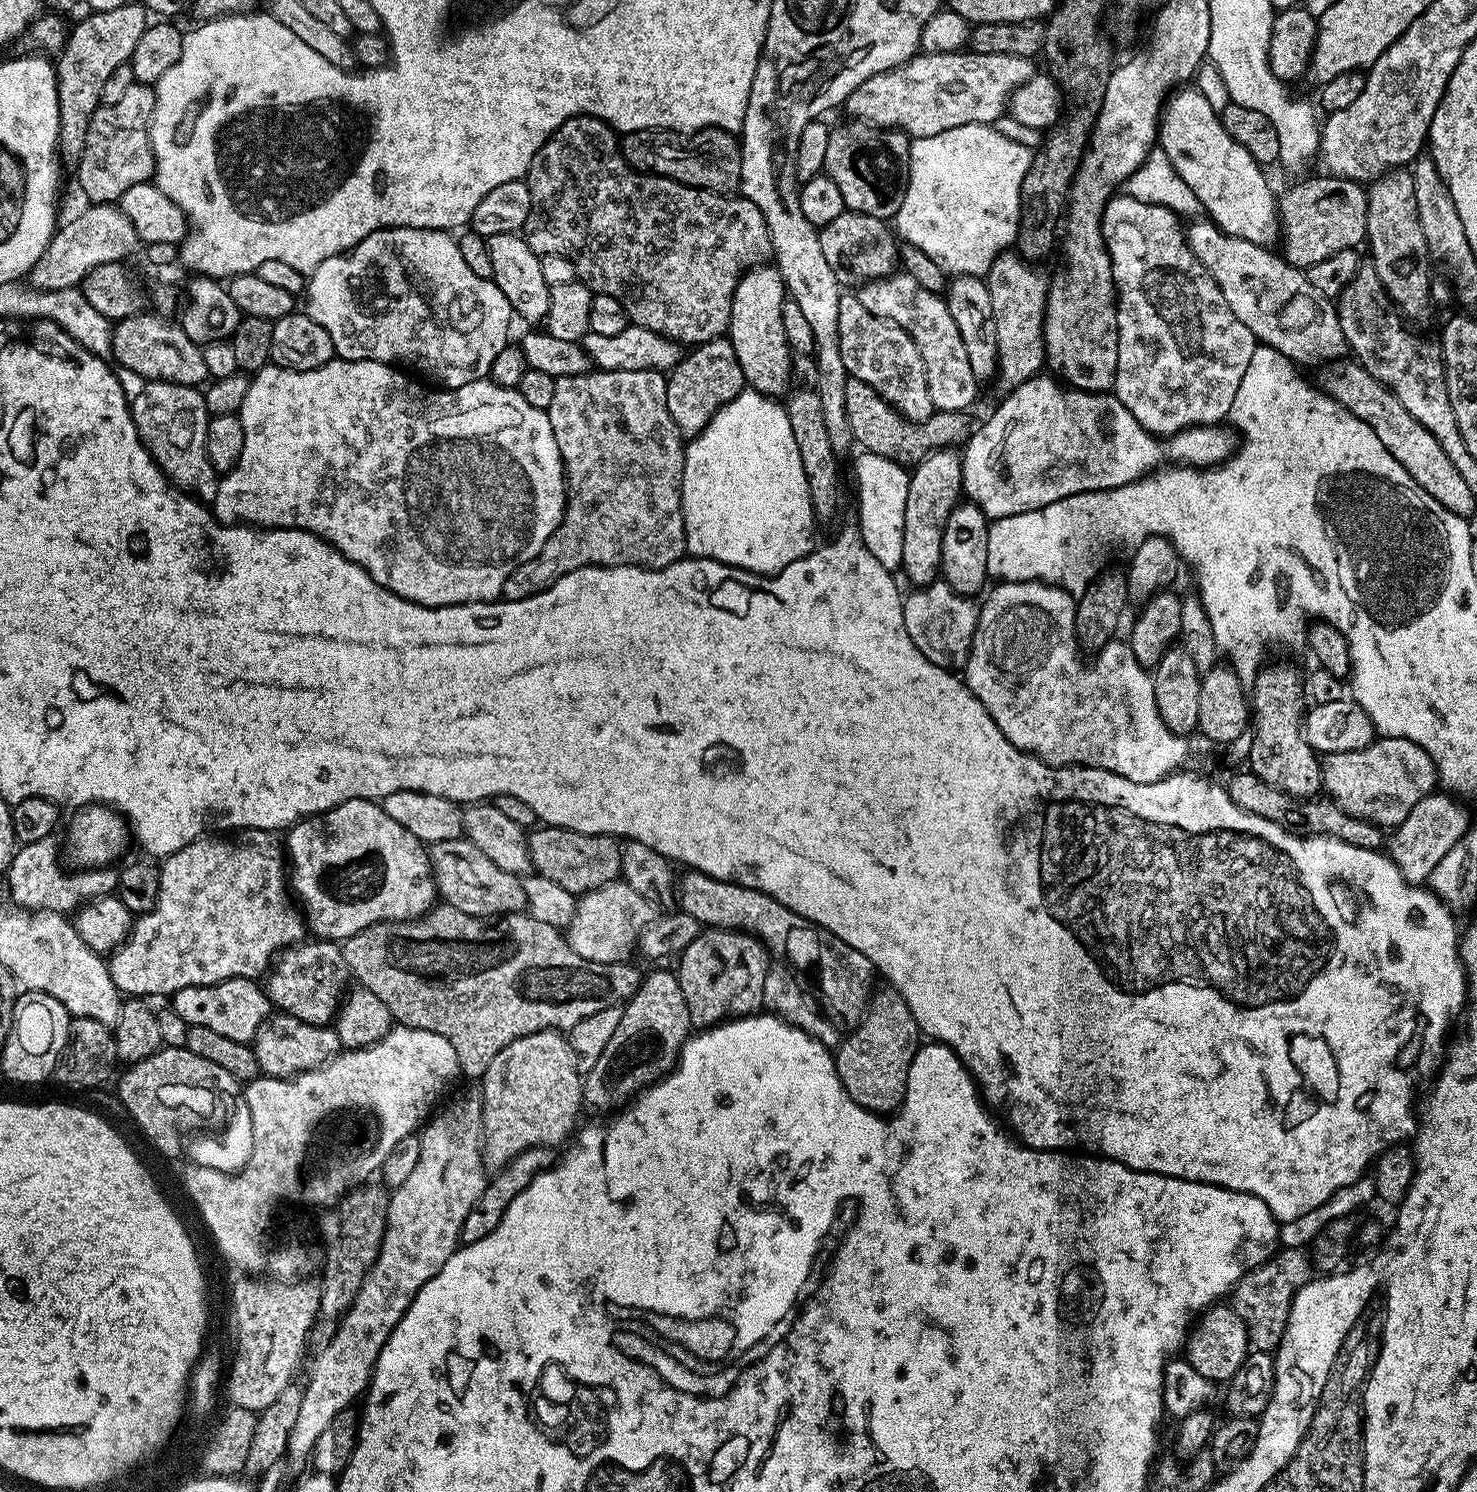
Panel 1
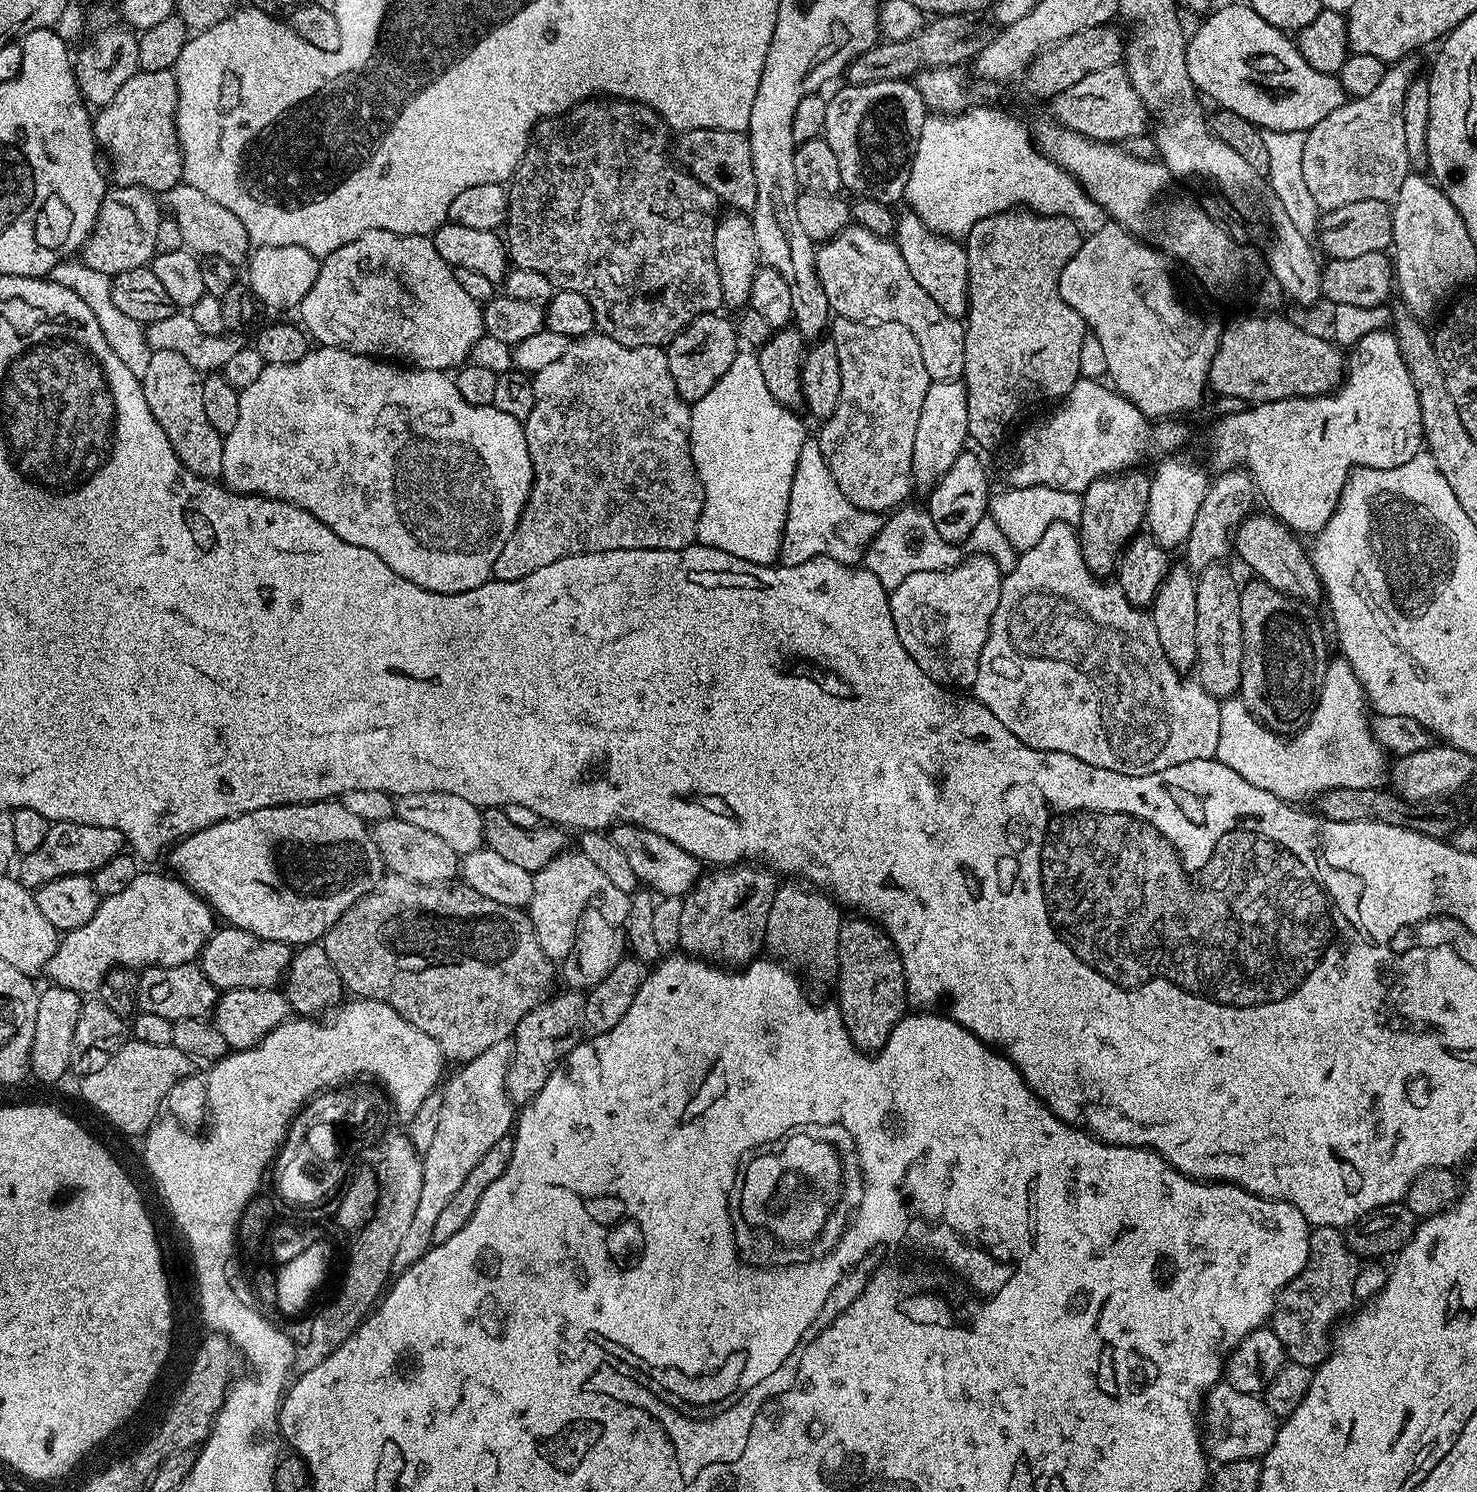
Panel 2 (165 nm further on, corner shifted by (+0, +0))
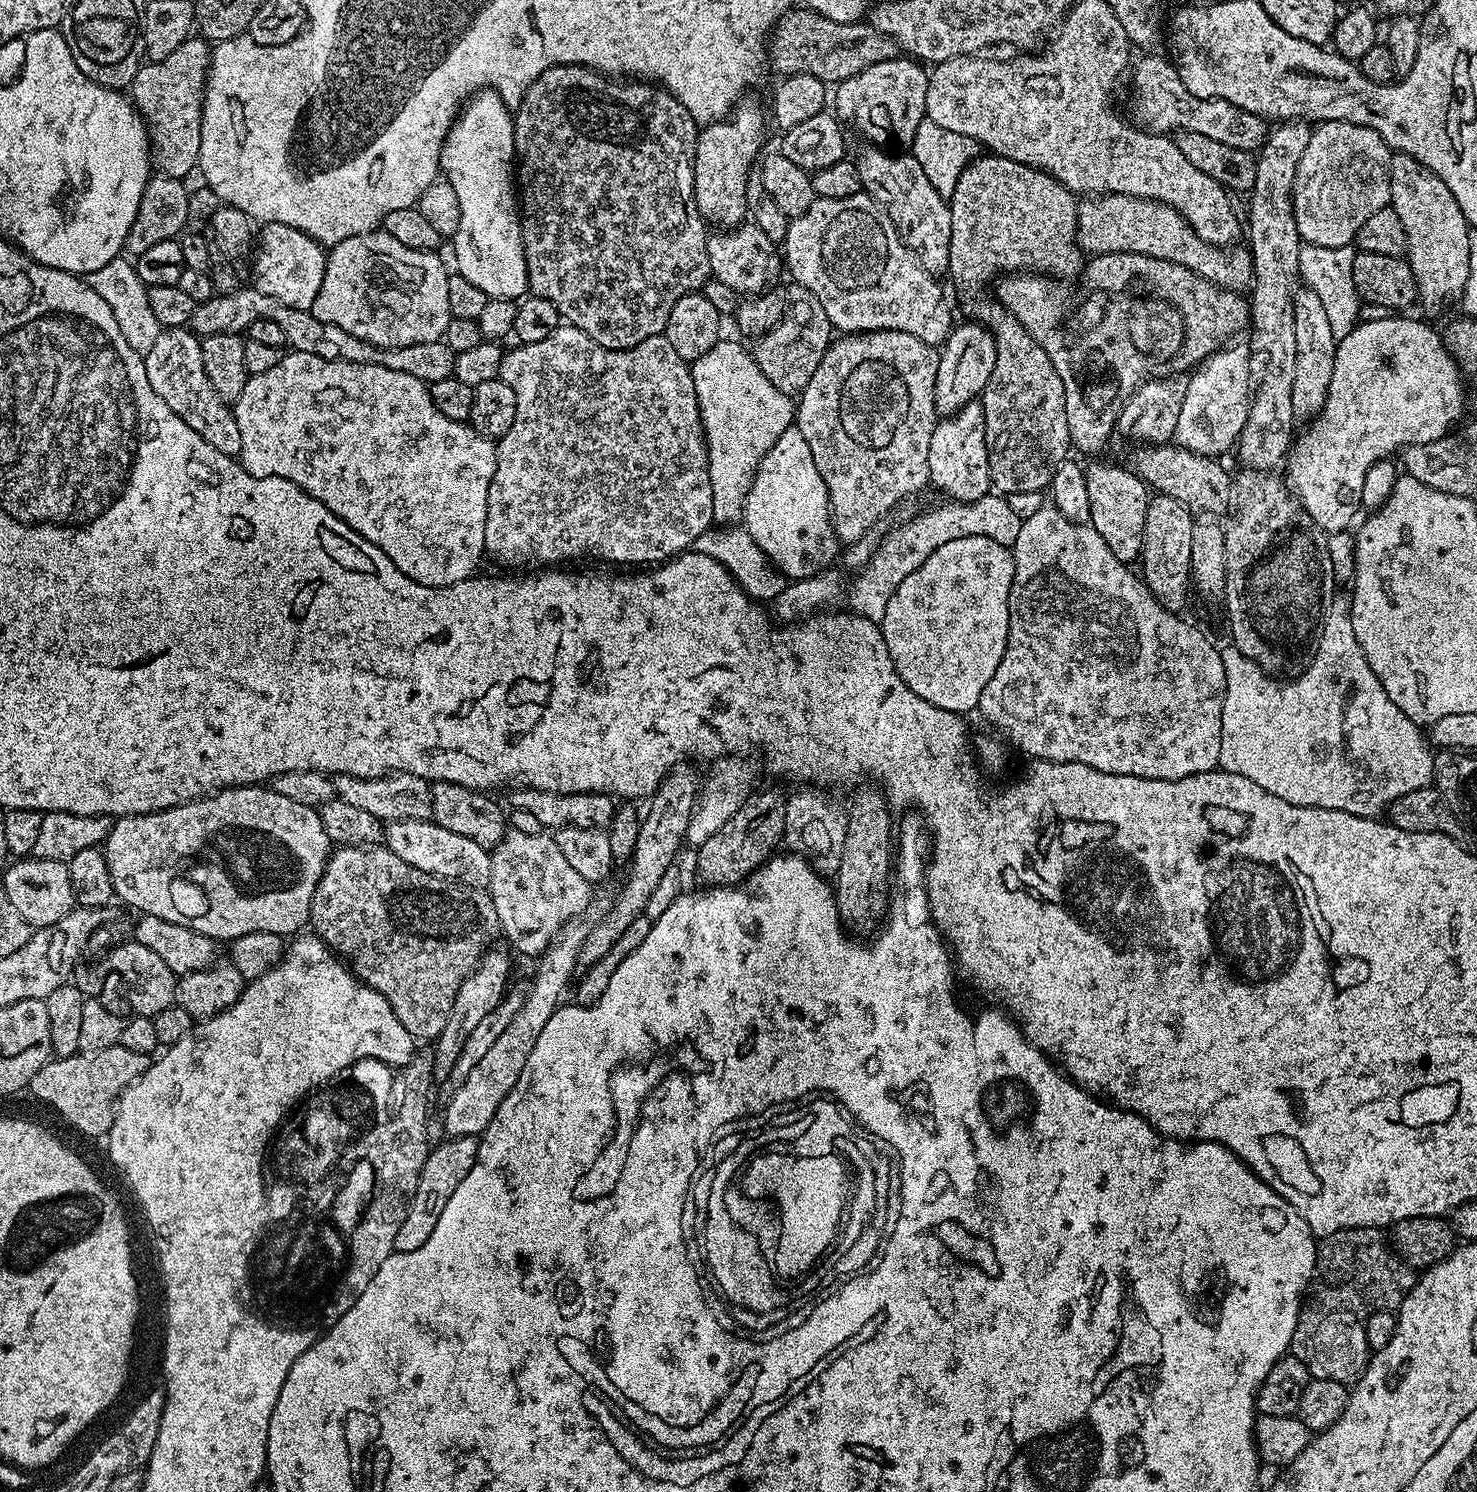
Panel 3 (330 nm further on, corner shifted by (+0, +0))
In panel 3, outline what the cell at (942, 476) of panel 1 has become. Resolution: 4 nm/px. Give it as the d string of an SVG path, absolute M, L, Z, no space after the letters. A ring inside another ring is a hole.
M979 322L957 323L952 333L942 345L939 353L940 361L936 371L936 385L934 386L934 406L941 417L953 416L962 406L973 403L983 393L986 382L990 382L990 374L994 374L994 358L996 357L996 343L991 332Z

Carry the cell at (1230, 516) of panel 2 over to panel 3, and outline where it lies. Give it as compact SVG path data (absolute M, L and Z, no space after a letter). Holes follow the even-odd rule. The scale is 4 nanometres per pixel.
M1292 120L1285 121L1280 125L1277 125L1268 135L1268 138L1265 140L1265 144L1259 152L1257 153L1257 161L1256 161L1256 170L1255 170L1255 182L1252 187L1251 193L1249 195L1250 199L1250 216L1247 220L1246 218L1246 230L1250 232L1250 242L1248 242L1249 251L1252 254L1252 269L1253 269L1253 283L1250 290L1252 292L1252 296L1250 295L1249 305L1249 317L1250 317L1250 332L1252 328L1252 338L1250 342L1248 342L1249 347L1251 348L1251 352L1249 353L1248 360L1248 372L1249 377L1252 379L1253 385L1255 386L1249 407L1248 414L1246 418L1246 425L1244 425L1242 434L1239 436L1237 440L1236 447L1236 455L1238 454L1239 460L1244 464L1243 467L1251 468L1253 471L1271 471L1275 469L1275 465L1288 454L1291 449L1292 441L1294 438L1294 431L1292 432L1292 428L1294 426L1294 419L1296 419L1296 413L1293 410L1293 382L1294 382L1294 371L1295 371L1295 359L1297 354L1295 353L1295 329L1294 329L1294 308L1293 308L1293 298L1296 293L1300 289L1300 267L1298 266L1298 254L1300 253L1300 249L1302 247L1302 241L1300 239L1300 235L1297 230L1297 222L1293 216L1293 200L1292 200L1292 192L1293 192L1293 184L1294 178L1297 176L1297 163L1302 160L1303 154L1306 152L1306 146L1310 142L1310 138L1312 137L1314 128L1313 125L1309 121L1304 120Z

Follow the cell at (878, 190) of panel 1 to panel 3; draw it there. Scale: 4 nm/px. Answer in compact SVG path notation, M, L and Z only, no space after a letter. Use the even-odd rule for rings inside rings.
M897 58L878 62L874 66L866 66L862 74L854 74L854 78L846 78L835 85L834 112L837 117L849 129L861 132L865 136L867 143L872 146L892 146L897 144L897 149L907 149L915 142L915 134L919 124L926 119L926 90L928 89L929 73L924 72L925 65L912 58Z

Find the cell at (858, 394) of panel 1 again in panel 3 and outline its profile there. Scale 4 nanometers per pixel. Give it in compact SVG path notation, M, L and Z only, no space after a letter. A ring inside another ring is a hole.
M795 282L789 285L786 288L788 308L784 311L782 322L775 324L765 336L759 337L753 343L756 345L751 345L750 351L762 374L766 374L766 378L774 382L782 394L792 396L803 392L810 378L814 378L814 370L818 370L828 352L828 345L834 339L834 329L830 318L826 318L826 310L822 310L822 302L818 302L818 298L814 298L806 286Z

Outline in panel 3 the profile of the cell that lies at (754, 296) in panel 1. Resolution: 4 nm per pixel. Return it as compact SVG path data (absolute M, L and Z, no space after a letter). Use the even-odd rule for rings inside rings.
M741 103L727 120L703 125L696 137L696 154L692 157L692 193L696 199L696 209L709 225L720 224L716 226L728 230L745 223L749 215L749 177L764 144L764 116L748 103Z

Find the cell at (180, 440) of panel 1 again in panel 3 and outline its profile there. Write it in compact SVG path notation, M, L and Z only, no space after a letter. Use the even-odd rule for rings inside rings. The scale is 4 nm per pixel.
M165 327L158 334L157 341L144 356L146 378L150 378L150 386L170 406L190 430L202 436L205 442L214 446L227 456L239 457L242 446L242 434L238 434L236 413L229 405L220 400L210 386L210 378L202 366L201 337L187 327Z

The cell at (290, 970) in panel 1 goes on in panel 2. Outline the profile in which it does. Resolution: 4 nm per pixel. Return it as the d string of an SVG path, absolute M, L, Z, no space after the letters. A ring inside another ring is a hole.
M220 926L199 954L198 967L218 990L229 988L276 988L283 981L293 949L278 940L267 940L241 928Z

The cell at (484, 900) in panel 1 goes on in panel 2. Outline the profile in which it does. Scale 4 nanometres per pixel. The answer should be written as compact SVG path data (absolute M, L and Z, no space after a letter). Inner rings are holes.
M392 815L385 820L377 820L371 825L372 837L378 846L380 856L384 860L385 869L391 875L401 876L410 882L419 884L447 885L457 879L458 869L461 867L461 857L453 848L446 846L438 834L429 834L427 830L421 830L419 826L413 826L410 822L399 820Z

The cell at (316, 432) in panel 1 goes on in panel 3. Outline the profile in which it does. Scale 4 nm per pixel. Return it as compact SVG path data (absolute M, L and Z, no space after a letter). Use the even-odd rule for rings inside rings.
M292 350L284 354L277 365L265 373L249 375L242 394L236 400L234 411L238 434L242 434L238 459L247 472L258 478L277 476L294 482L294 486L318 498L322 506L342 518L346 526L350 526L355 532L362 534L362 538L378 546L378 550L382 550L382 554L386 554L386 558L390 558L390 562L394 562L394 566L398 566L402 574L414 578L414 582L427 588L453 588L458 582L469 579L477 571L476 563L482 558L485 559L486 506L496 469L496 444L489 437L475 432L471 423L446 418L446 414L442 414L438 406L434 406L429 385L414 378L414 374L402 374L402 370L390 370L390 366L327 360L314 354Z

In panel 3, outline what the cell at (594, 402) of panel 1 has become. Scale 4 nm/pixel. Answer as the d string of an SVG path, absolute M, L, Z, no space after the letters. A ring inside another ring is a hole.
M561 326L554 330L554 334L550 334L550 338L542 338L542 342L530 342L529 344L520 344L516 346L513 352L510 350L503 353L501 362L499 379L506 382L506 386L510 386L510 390L514 390L514 398L516 399L516 413L514 414L514 426L510 426L510 430L505 436L499 437L496 444L496 469L494 470L494 478L492 485L488 491L488 505L486 506L486 538L484 539L484 550L489 557L493 556L496 560L501 560L504 564L528 564L531 560L568 560L571 556L597 556L600 560L609 560L612 564L636 564L632 566L656 566L661 562L667 562L673 559L674 554L689 551L695 545L699 536L713 527L716 515L714 514L714 490L710 482L710 470L708 469L708 443L704 441L704 427L700 421L700 407L698 406L698 398L694 390L694 382L692 381L692 370L689 361L683 360L678 354L678 350L674 350L674 346L670 346L668 337L661 334L646 338L646 342L638 342L638 346L633 348L604 348L601 344L595 344L582 330L571 326Z

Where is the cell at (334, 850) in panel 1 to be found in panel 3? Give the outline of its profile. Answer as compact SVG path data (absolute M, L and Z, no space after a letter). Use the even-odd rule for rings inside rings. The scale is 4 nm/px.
M268 786L222 788L213 795L202 796L199 800L191 800L188 804L167 808L164 812L119 817L113 823L108 839L102 845L104 857L110 866L112 891L117 901L125 900L130 907L137 908L137 913L157 916L166 922L181 924L190 930L206 934L211 940L217 942L223 942L223 940L231 942L242 934L254 934L255 932L269 932L285 938L299 933L303 929L300 927L309 923L316 883L322 878L333 848L332 839L326 834L326 826L322 824L322 818L317 809L302 806L302 802L293 802L291 798L282 798L282 794L272 791Z

